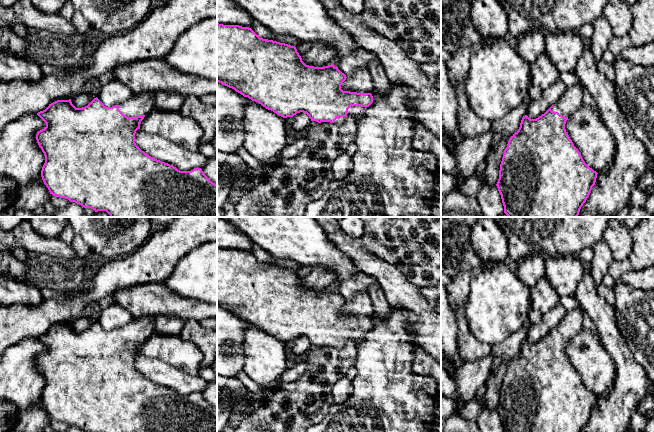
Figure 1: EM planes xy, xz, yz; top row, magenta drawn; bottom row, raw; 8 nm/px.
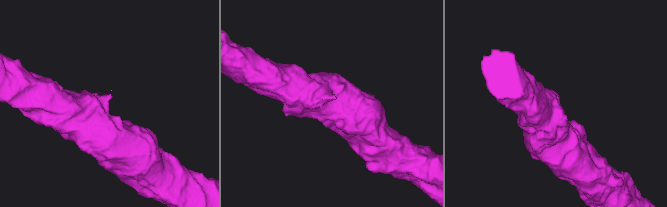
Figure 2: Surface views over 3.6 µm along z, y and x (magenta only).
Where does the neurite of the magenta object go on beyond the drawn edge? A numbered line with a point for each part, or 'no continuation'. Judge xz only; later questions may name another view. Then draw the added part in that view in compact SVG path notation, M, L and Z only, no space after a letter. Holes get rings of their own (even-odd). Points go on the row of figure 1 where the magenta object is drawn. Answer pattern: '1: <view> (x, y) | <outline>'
1: xz (357, 112) | M351 106L348 109L347 116L346 117L339 117L335 120L334 123L336 124L342 124L344 123L350 116L354 117L356 121L360 119L366 111L366 107L361 107L361 106Z

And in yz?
1: yz (572, 99) | M580 84L567 87L559 101L551 110L560 115L569 117L583 105L583 87Z

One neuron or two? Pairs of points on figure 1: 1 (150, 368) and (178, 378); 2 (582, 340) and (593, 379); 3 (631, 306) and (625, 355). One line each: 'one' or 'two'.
1: one
2: one
3: two

